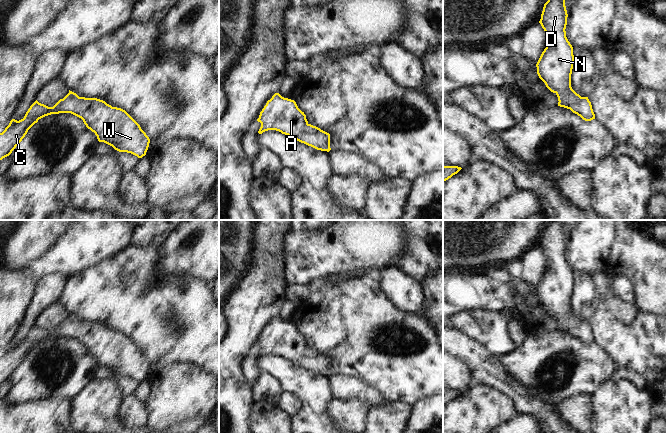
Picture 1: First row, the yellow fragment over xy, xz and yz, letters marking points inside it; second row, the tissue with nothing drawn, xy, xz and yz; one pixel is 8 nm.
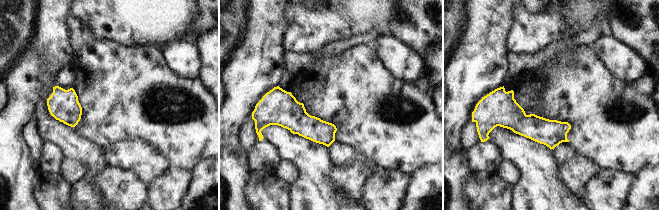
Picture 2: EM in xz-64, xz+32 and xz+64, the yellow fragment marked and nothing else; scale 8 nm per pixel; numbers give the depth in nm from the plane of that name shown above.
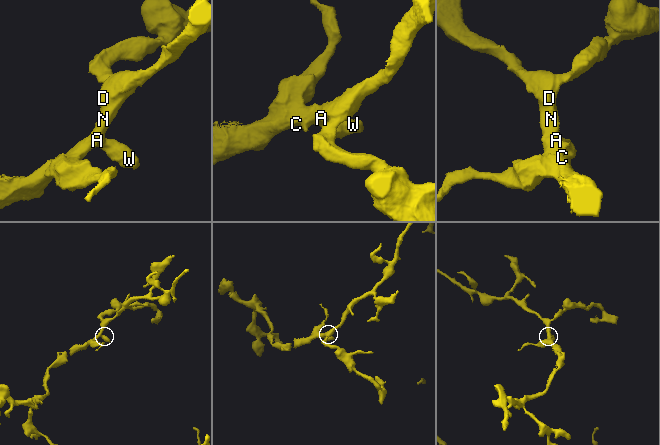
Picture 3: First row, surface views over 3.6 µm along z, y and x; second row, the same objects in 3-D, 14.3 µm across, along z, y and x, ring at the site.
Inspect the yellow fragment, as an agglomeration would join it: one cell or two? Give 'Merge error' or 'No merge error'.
No merge error.

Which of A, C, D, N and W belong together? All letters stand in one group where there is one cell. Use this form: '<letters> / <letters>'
A C D N W

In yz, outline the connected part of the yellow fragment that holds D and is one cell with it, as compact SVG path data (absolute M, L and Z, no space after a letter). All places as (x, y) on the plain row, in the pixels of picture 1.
M550 220L539 245L547 259L547 270L536 288L537 298L557 319L558 330L570 333L585 345L591 345L595 343L591 326L571 311L574 279L566 261L567 241L565 220Z

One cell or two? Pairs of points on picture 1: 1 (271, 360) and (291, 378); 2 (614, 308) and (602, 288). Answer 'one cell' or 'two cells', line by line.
1: one cell
2: one cell

